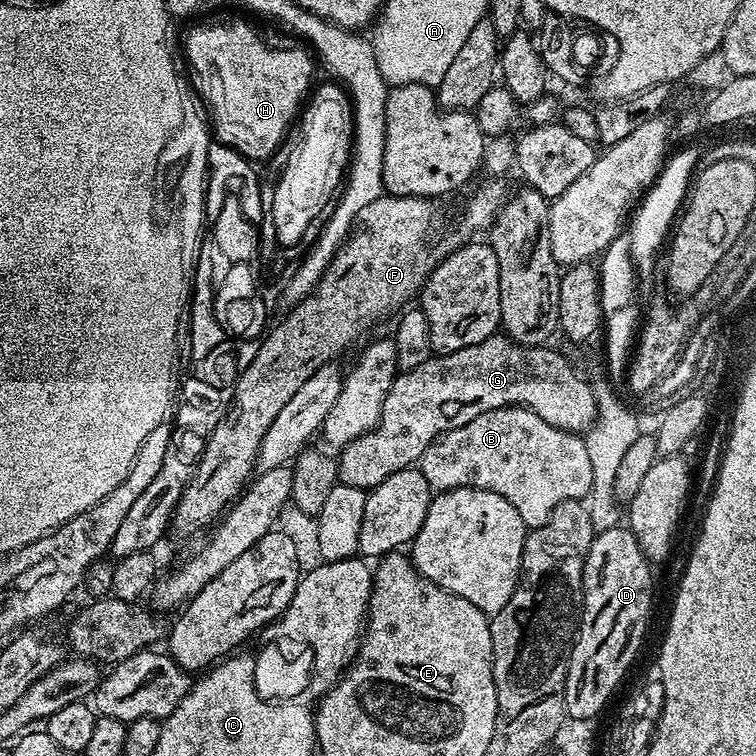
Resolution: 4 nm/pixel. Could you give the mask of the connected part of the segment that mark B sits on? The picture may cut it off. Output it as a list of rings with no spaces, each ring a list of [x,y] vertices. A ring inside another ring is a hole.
[[[499,408],[478,414],[474,422],[466,422],[466,426],[458,426],[439,437],[420,455],[418,467],[428,485],[436,492],[448,492],[451,488],[481,488],[502,494],[502,498],[506,498],[506,502],[518,510],[528,530],[545,524],[552,511],[562,502],[583,501],[592,488],[590,454],[586,454],[584,436],[555,428],[529,408]]]

